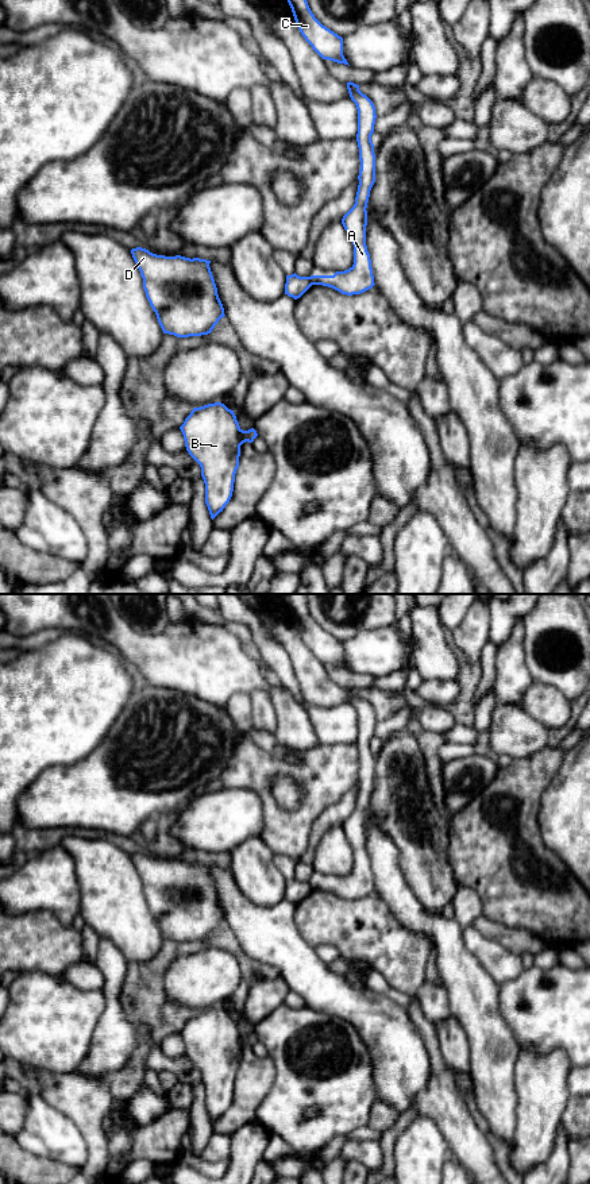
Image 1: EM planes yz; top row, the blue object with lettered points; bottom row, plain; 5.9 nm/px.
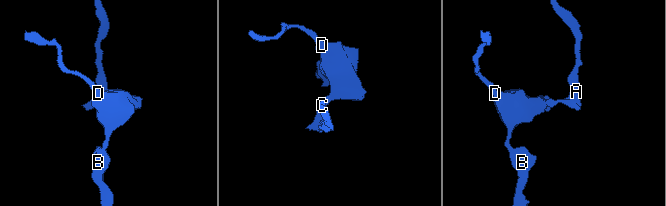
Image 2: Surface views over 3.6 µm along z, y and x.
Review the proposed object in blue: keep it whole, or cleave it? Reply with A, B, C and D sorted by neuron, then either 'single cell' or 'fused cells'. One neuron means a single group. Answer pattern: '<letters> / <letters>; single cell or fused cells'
A C / B D; fused cells

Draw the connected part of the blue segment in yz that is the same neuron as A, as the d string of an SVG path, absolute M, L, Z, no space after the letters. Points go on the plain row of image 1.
M350 686L347 694L358 714L356 747L360 764L355 809L342 824L342 829L354 849L354 869L348 875L336 876L333 880L311 880L309 884L312 890L328 891L342 899L352 900L360 899L375 890L366 851L366 813L370 795L375 787L375 759L371 740L377 720L373 706L359 695L359 690Z

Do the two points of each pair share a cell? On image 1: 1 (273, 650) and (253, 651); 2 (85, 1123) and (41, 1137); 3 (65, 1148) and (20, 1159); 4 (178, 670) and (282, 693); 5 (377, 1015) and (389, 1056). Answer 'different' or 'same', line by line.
1: different
2: different
3: different
4: same
5: same

